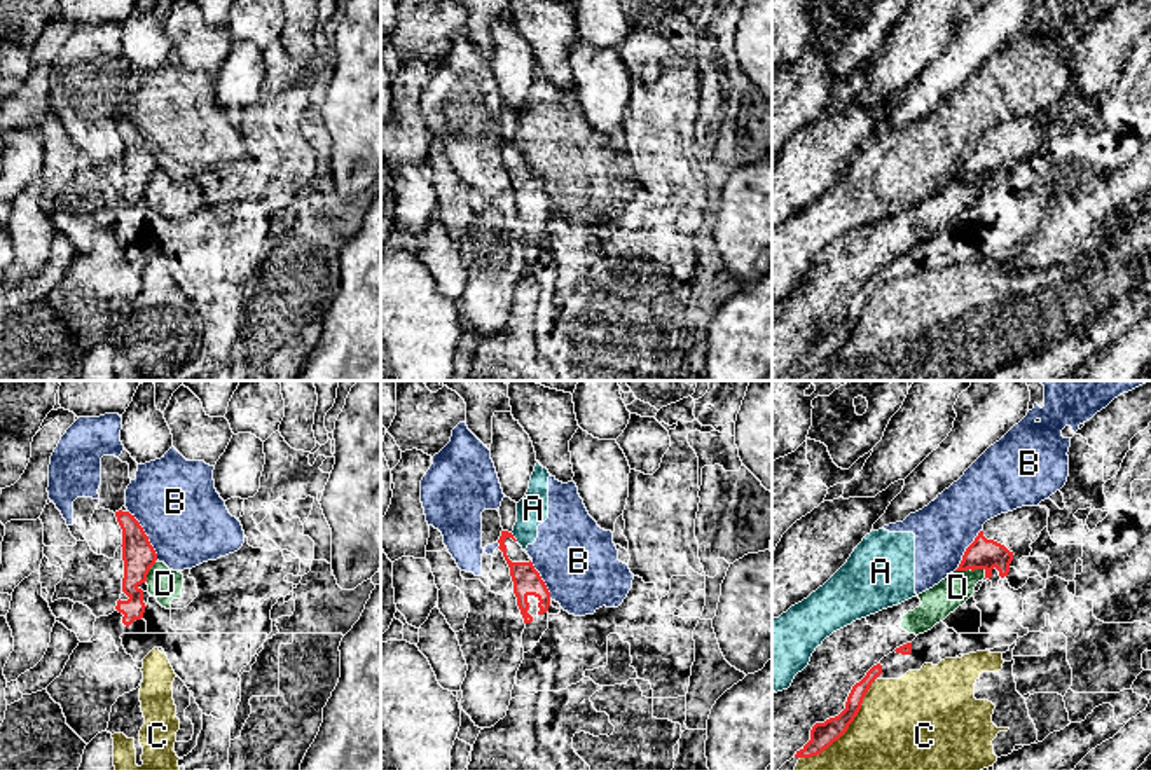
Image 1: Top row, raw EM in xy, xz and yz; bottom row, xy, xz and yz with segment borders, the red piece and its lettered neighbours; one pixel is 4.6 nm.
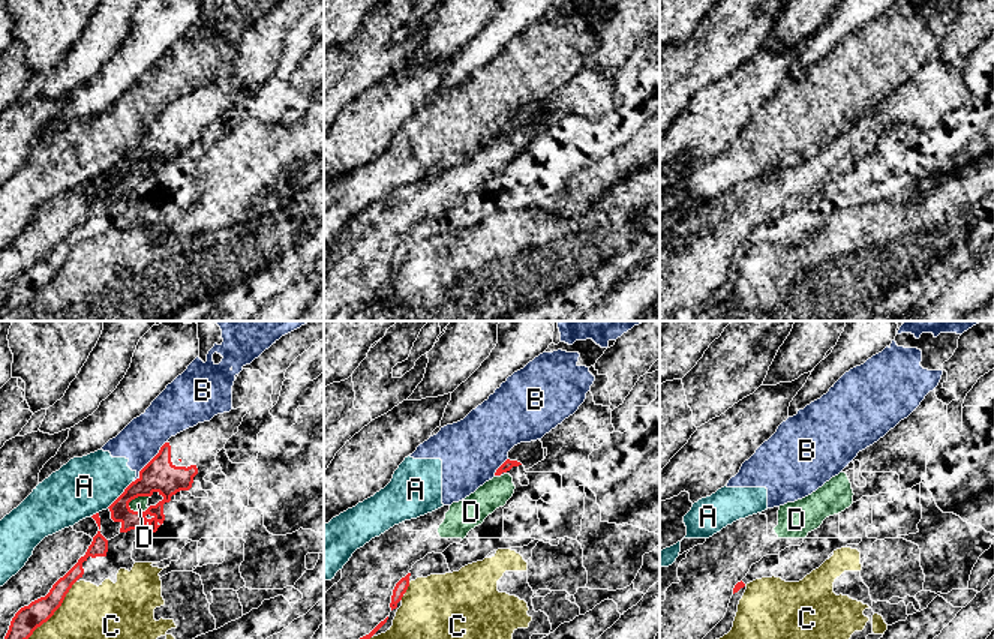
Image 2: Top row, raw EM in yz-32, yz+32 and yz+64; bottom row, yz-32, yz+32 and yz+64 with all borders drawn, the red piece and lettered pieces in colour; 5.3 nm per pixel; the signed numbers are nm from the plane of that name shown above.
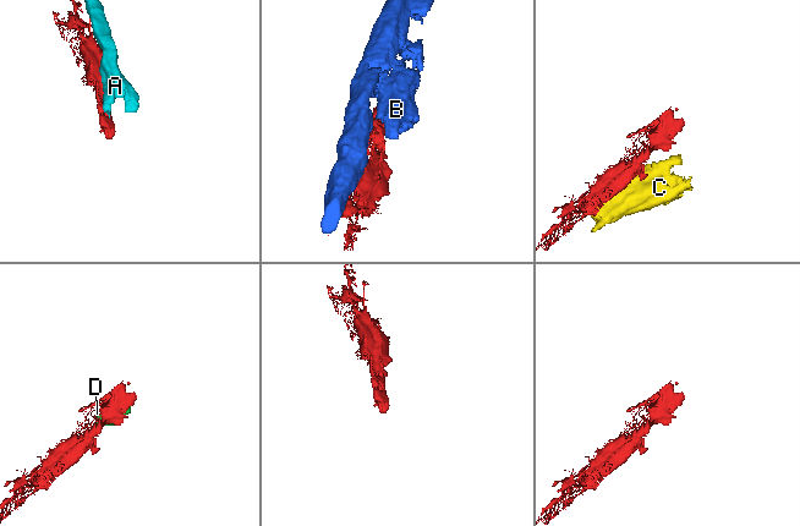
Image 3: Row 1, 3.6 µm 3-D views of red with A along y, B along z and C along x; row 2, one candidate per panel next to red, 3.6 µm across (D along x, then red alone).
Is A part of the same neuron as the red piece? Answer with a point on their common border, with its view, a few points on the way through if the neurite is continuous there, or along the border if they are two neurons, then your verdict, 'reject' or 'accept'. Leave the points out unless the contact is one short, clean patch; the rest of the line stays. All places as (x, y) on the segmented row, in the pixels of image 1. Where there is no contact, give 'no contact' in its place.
xz (512, 536) | reject

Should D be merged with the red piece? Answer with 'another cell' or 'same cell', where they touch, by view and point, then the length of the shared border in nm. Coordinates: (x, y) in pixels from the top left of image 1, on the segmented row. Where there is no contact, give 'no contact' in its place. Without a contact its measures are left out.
another cell | yz (973, 570) | 150 nm

